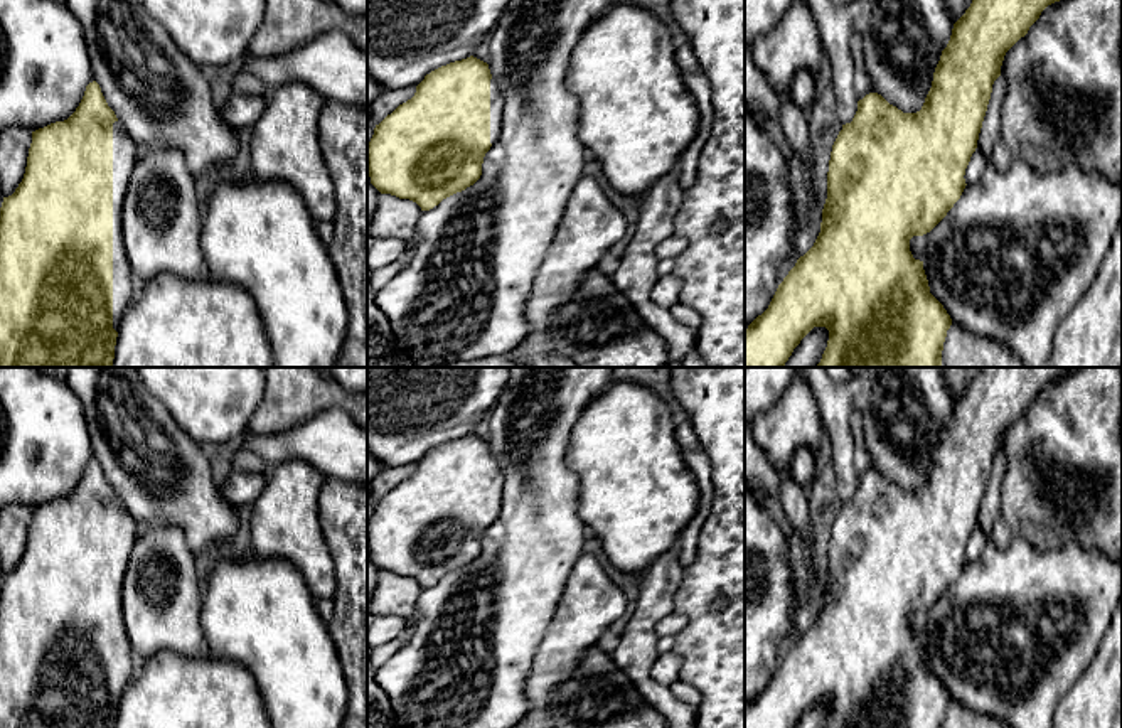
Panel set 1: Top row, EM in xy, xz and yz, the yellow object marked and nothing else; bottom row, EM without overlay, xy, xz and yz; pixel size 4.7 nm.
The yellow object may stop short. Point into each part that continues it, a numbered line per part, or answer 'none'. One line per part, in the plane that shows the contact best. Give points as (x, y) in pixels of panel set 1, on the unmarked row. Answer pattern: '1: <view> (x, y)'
1: xy (125, 666)

